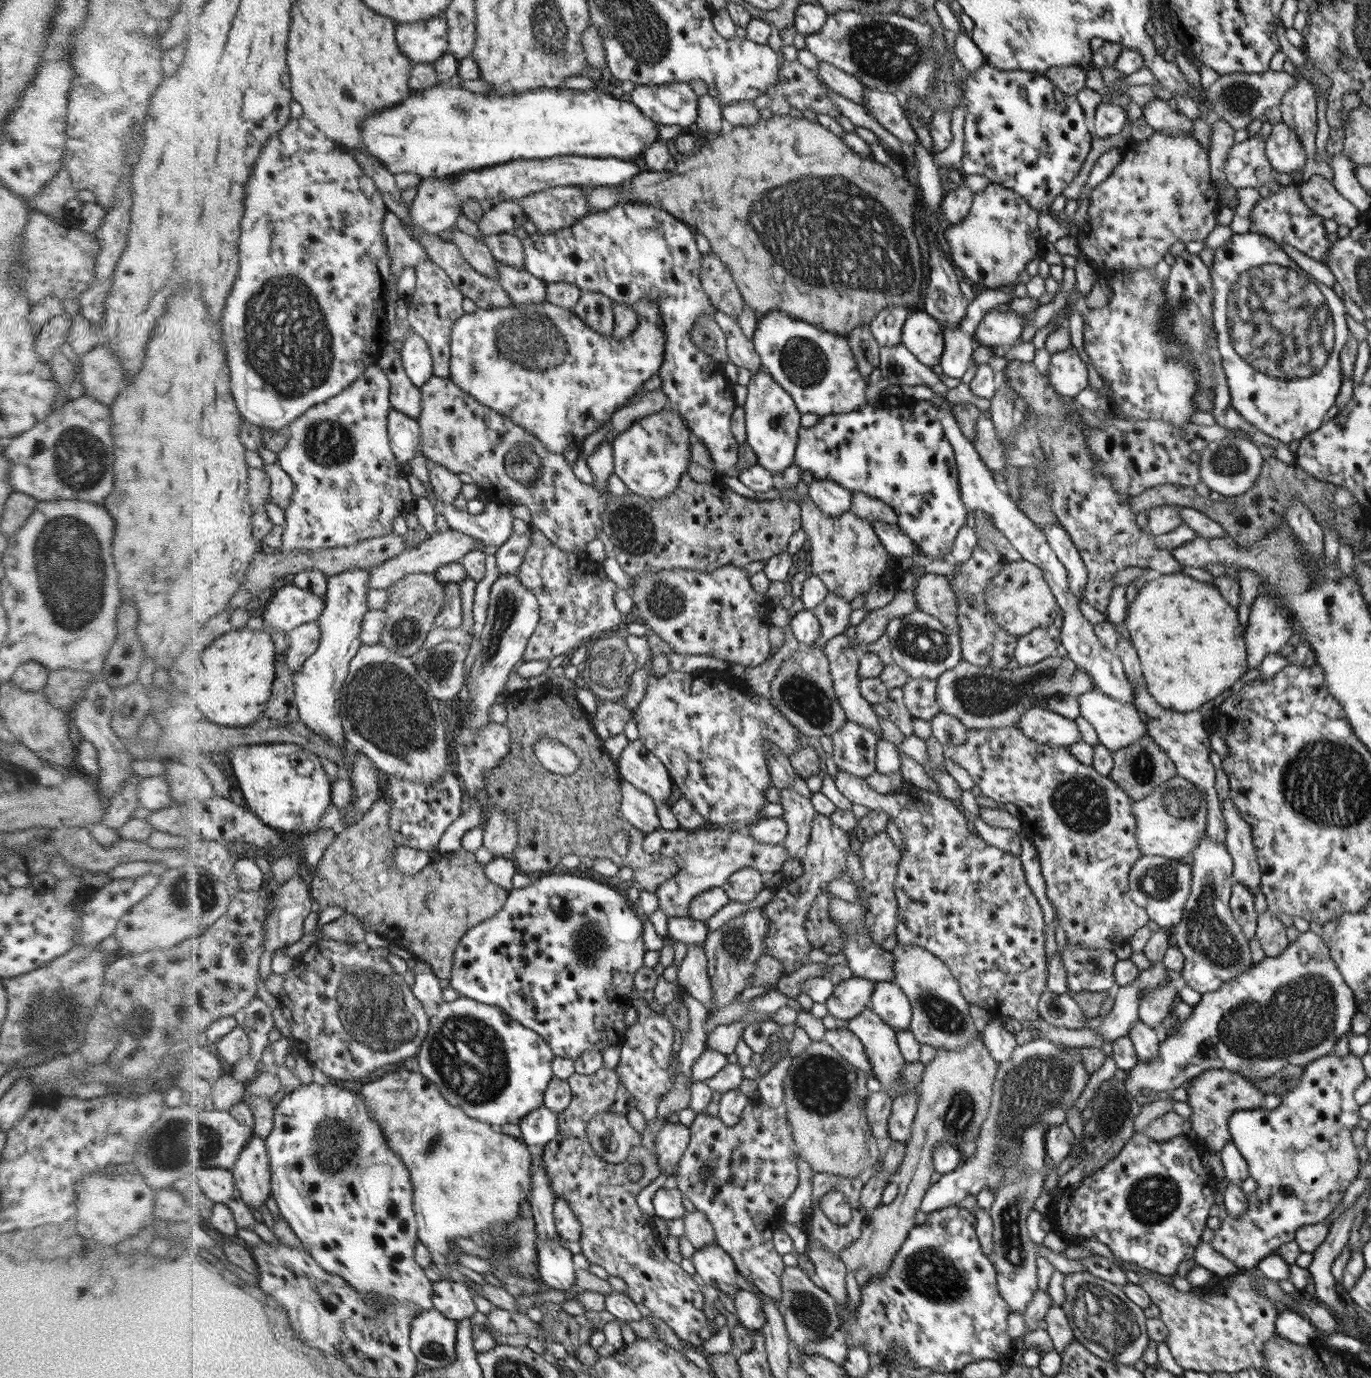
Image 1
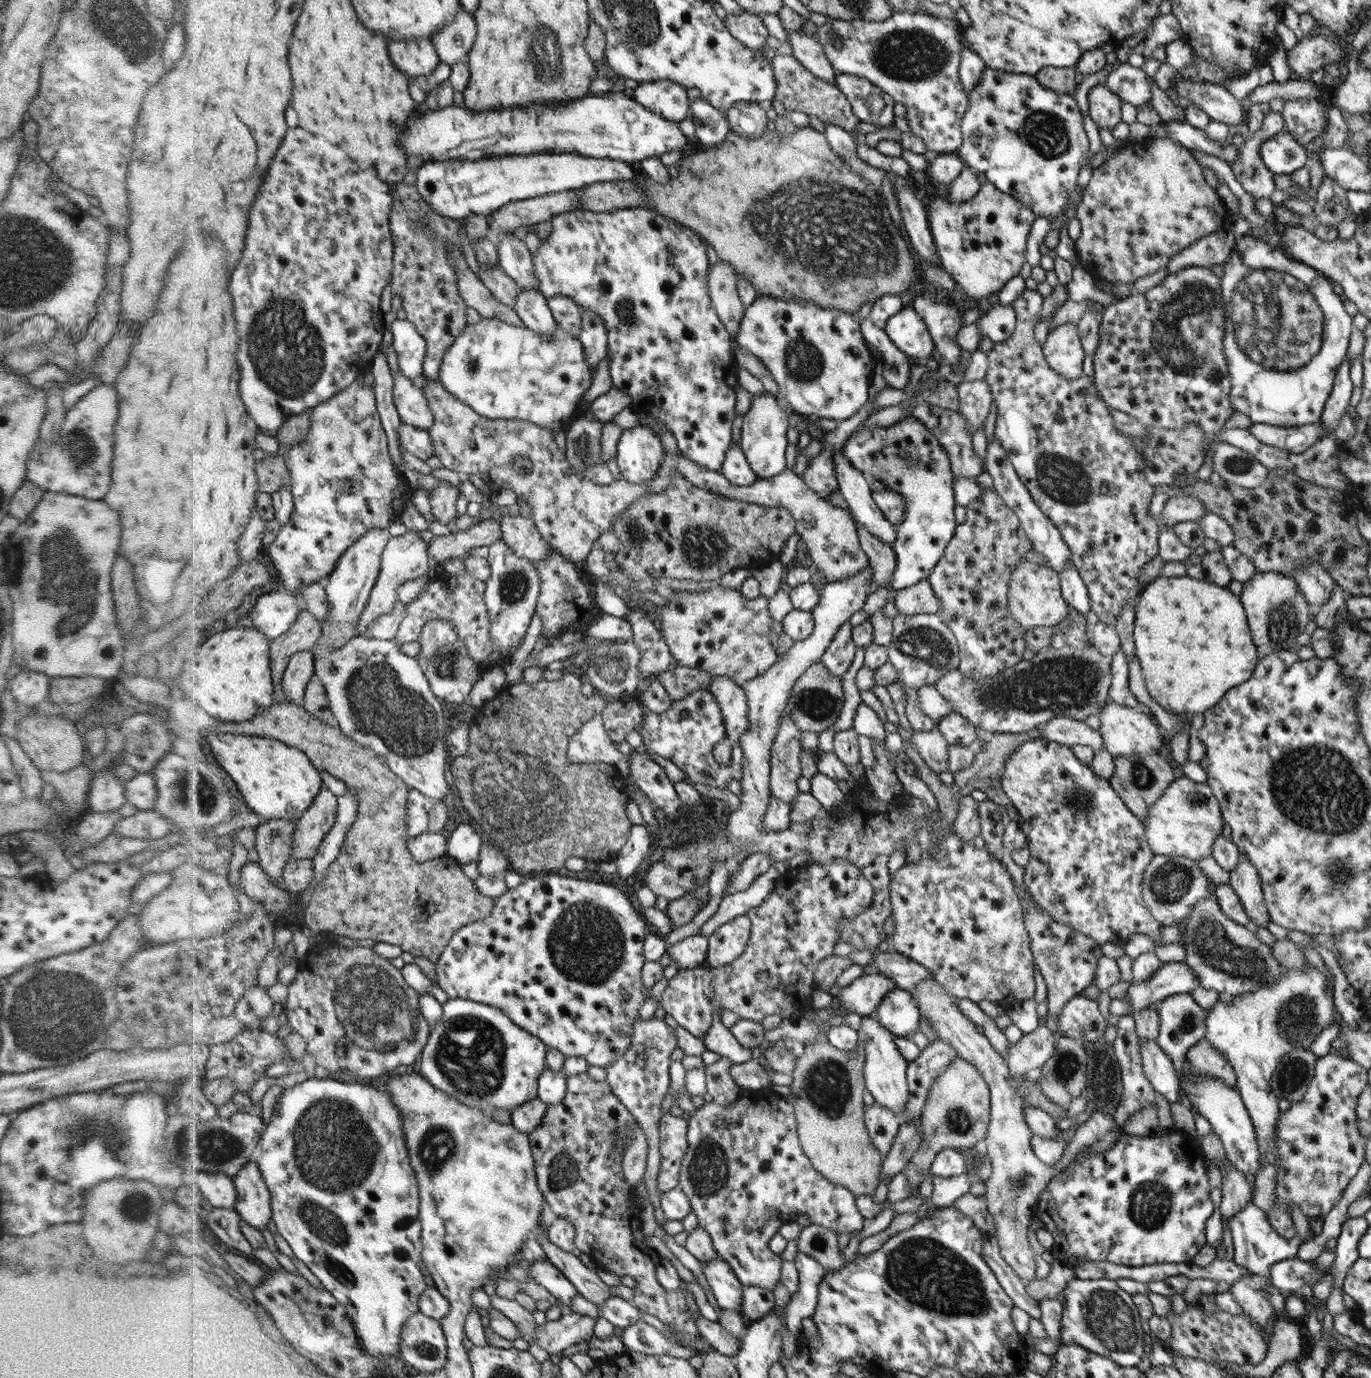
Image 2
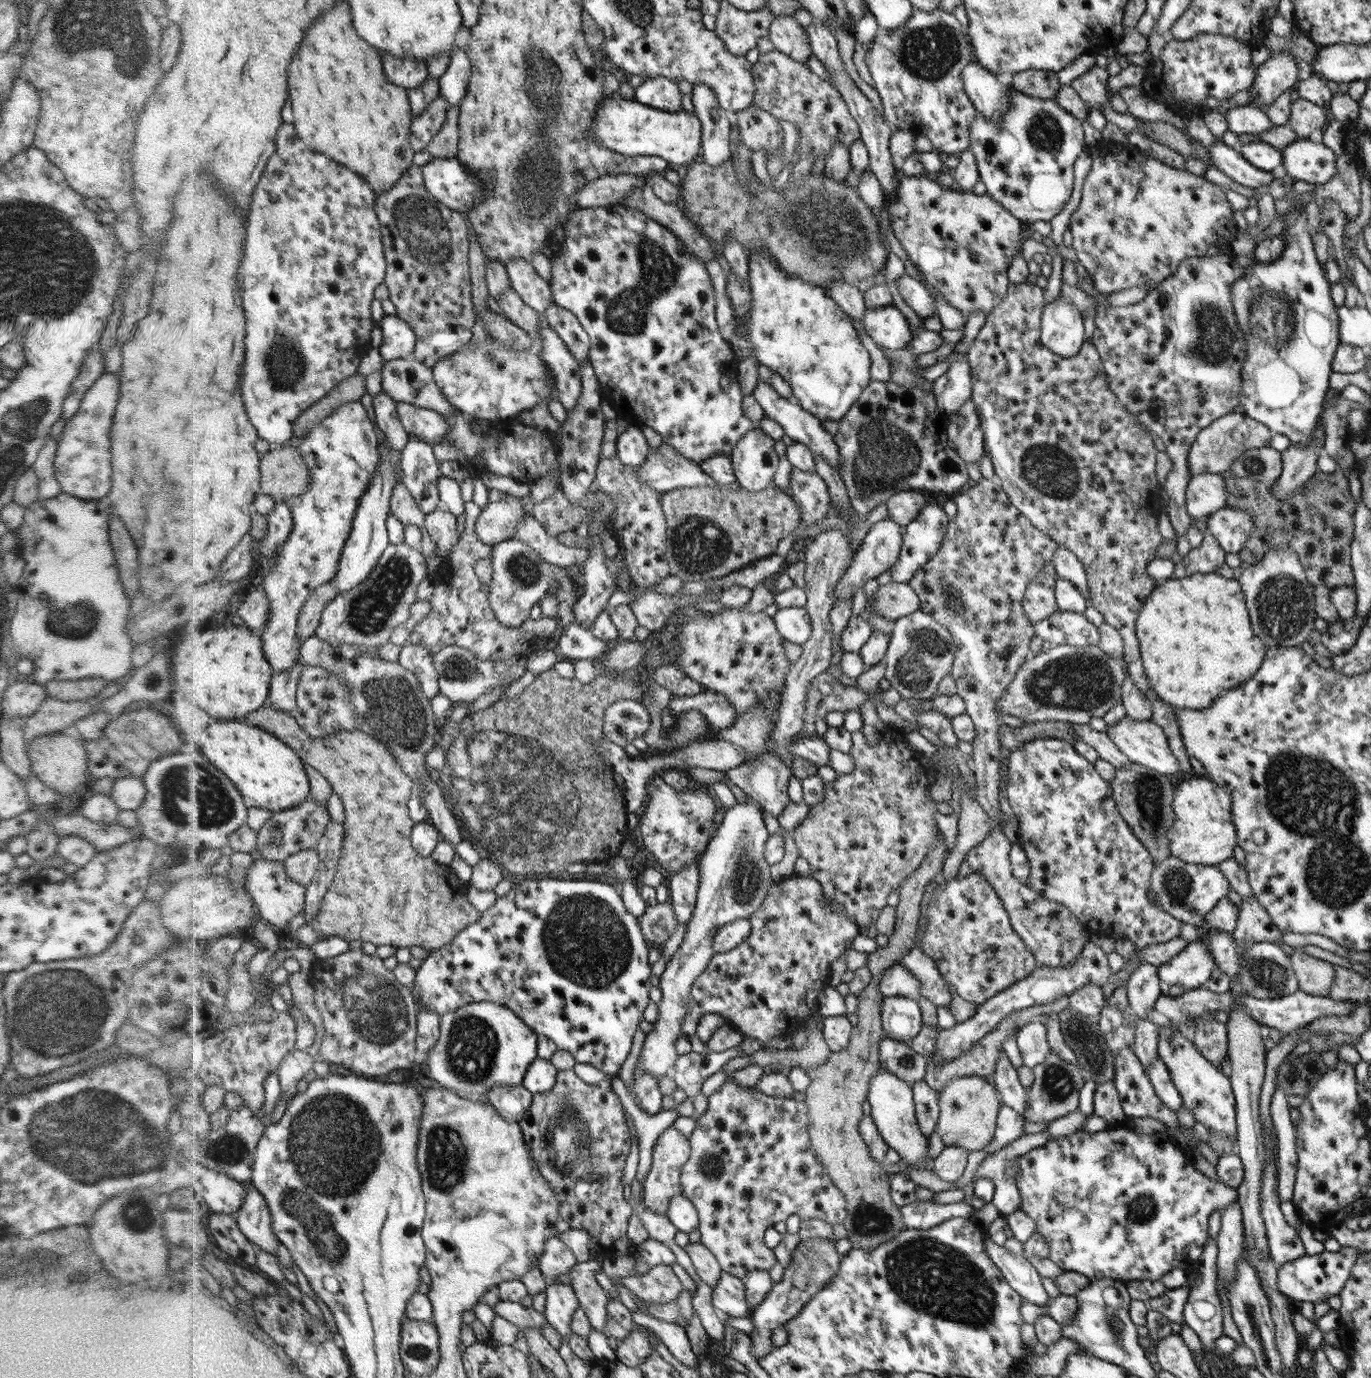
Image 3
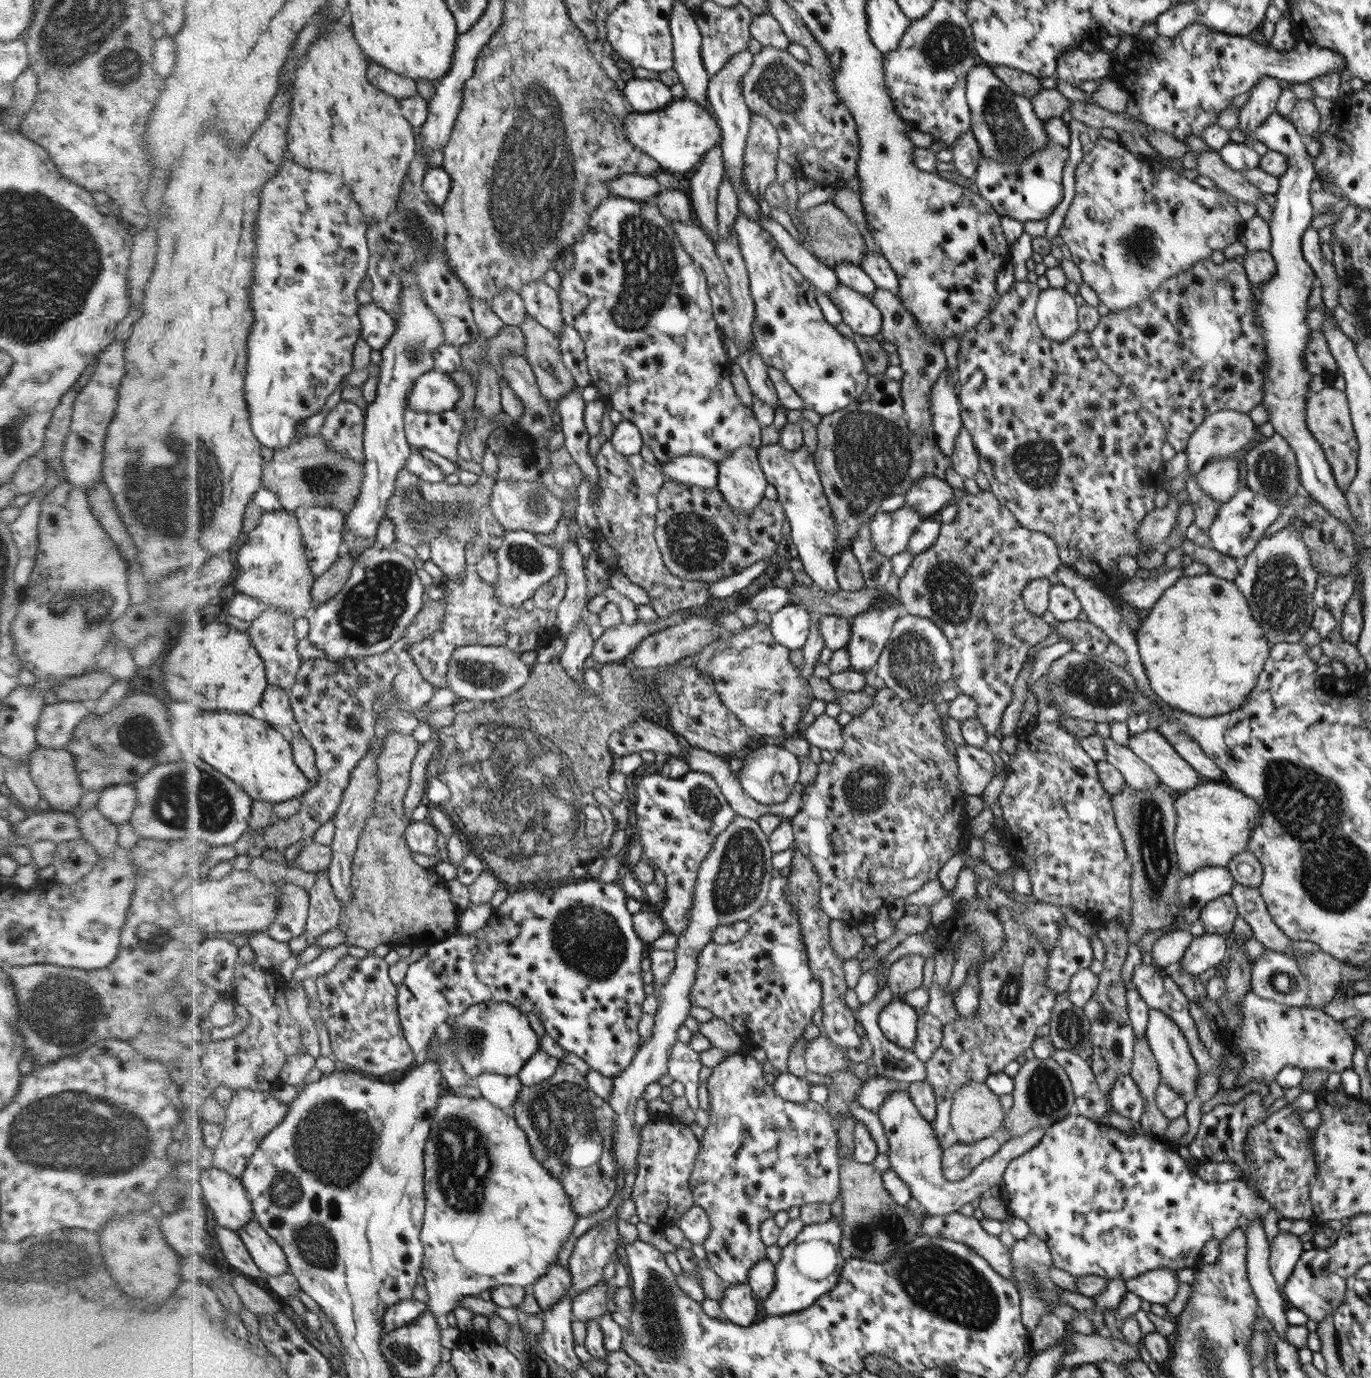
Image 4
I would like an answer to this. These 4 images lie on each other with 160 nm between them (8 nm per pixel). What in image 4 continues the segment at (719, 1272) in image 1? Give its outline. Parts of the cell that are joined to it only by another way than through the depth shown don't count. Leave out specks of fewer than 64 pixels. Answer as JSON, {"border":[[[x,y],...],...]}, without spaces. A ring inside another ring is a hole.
{"border":[[[747,1282],[729,1285],[725,1295],[718,1302],[722,1310],[721,1317],[732,1323],[747,1327],[758,1320],[756,1316],[758,1316],[760,1304],[753,1297]]]}

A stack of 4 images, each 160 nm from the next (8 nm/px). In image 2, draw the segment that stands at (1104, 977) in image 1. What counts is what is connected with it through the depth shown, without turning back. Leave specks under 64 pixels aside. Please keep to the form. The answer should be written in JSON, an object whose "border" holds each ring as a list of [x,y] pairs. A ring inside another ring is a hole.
{"border":[[[1016,884],[1016,891],[1020,891],[1020,899],[1024,899],[1024,911],[1027,912],[1027,930],[1028,930],[1029,934],[1031,934],[1031,940],[1033,941],[1033,950],[1034,950],[1035,956],[1036,956],[1036,963],[1038,963],[1038,966],[1040,967],[1040,972],[1042,973],[1042,976],[1044,977],[1044,980],[1045,980],[1045,983],[1046,983],[1046,986],[1047,986],[1047,998],[1048,998],[1048,1008],[1047,1008],[1047,1012],[1048,1012],[1048,1020],[1046,1020],[1046,1025],[1048,1025],[1048,1029],[1052,1032],[1052,1034],[1055,1034],[1055,1036],[1057,1038],[1062,1038],[1059,1035],[1056,1035],[1056,1025],[1058,1025],[1058,1015],[1060,1015],[1060,1012],[1062,1010],[1062,1007],[1072,997],[1075,997],[1076,995],[1080,996],[1080,992],[1081,992],[1082,989],[1094,986],[1093,980],[1094,980],[1094,977],[1097,975],[1098,964],[1100,964],[1100,958],[1102,958],[1104,956],[1104,954],[1102,953],[1101,946],[1098,945],[1096,942],[1094,942],[1094,939],[1093,938],[1090,938],[1088,936],[1084,936],[1084,934],[1080,934],[1080,932],[1076,932],[1076,930],[1074,930],[1074,928],[1068,928],[1068,926],[1066,926],[1066,924],[1060,924],[1060,922],[1056,922],[1056,920],[1054,920],[1054,918],[1052,918],[1052,916],[1050,916],[1050,914],[1048,914],[1048,912],[1046,912],[1046,910],[1044,910],[1044,908],[1042,908],[1042,906],[1039,906],[1038,905],[1038,902],[1032,902],[1032,900],[1030,900],[1030,898],[1028,898],[1028,896],[1026,896],[1026,894],[1024,894],[1024,892],[1022,892],[1022,888],[1020,888],[1020,886],[1018,886],[1018,884]]]}

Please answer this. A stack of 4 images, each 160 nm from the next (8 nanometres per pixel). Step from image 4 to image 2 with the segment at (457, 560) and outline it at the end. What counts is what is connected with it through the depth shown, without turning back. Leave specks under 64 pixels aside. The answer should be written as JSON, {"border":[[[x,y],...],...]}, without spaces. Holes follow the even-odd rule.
{"border":[[[437,480],[437,488],[428,494],[429,511],[436,515],[440,524],[452,527],[456,520],[456,499],[460,492],[444,480]]]}

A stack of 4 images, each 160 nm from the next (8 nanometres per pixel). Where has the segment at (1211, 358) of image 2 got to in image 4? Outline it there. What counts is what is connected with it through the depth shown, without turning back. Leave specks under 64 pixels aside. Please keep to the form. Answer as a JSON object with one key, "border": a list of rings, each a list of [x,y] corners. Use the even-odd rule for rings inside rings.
{"border":[[[1206,258],[1183,273],[1164,281],[1158,290],[1143,298],[1138,305],[1121,311],[1110,311],[1106,316],[1100,317],[1099,323],[1094,330],[1090,331],[1091,341],[1098,349],[1099,357],[1119,375],[1120,382],[1123,382],[1124,386],[1127,386],[1132,394],[1136,395],[1139,402],[1143,403],[1143,407],[1168,428],[1168,443],[1174,447],[1176,453],[1184,453],[1187,450],[1190,436],[1210,414],[1220,410],[1234,410],[1249,414],[1263,401],[1269,364],[1267,363],[1267,344],[1263,336],[1262,325],[1257,318],[1255,302],[1257,300],[1250,285],[1250,277],[1244,266],[1234,258],[1226,259],[1222,264],[1215,264],[1210,258]],[[1186,536],[1182,542],[1183,553],[1189,555],[1194,562],[1201,562],[1208,566],[1208,574],[1219,576],[1220,578],[1231,579],[1238,574],[1240,563],[1233,556],[1222,554],[1213,550],[1208,552],[1200,551],[1192,541],[1188,541]]]}

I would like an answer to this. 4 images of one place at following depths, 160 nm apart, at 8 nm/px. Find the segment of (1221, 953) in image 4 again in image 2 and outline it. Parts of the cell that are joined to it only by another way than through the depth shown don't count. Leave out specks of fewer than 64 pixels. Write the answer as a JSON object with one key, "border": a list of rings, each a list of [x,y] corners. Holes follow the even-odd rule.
{"border":[[[1168,962],[1156,971],[1153,976],[1144,982],[1131,982],[1128,987],[1128,992],[1125,999],[1130,1001],[1134,1011],[1140,1011],[1148,1008],[1151,1003],[1159,1004],[1165,998],[1173,994],[1190,993],[1194,988],[1198,988],[1199,978],[1193,973],[1193,970],[1188,970],[1186,962]]]}

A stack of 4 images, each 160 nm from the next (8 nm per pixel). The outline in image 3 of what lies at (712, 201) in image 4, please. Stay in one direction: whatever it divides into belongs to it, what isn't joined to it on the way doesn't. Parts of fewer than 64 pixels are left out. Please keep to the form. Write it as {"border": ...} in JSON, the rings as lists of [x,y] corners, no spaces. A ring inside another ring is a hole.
{"border":[[[694,83],[691,100],[695,115],[702,123],[702,158],[720,166],[731,156],[731,114],[724,110],[706,83]]]}

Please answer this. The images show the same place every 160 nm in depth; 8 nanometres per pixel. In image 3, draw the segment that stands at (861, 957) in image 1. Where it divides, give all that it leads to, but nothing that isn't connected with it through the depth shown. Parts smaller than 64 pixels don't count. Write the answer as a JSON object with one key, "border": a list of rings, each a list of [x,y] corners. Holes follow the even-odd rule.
{"border":[[[920,943],[908,952],[900,961],[900,966],[904,966],[908,971],[915,974],[920,979],[921,996],[931,1000],[936,1007],[948,1007],[952,1000],[949,988],[945,983],[940,971],[937,970],[934,960],[930,960],[922,952]],[[1006,1053],[999,1057],[998,1068],[993,1074],[993,1086],[998,1091],[1002,1104],[1016,1110],[1023,1118],[1027,1107],[1027,1090],[1022,1087],[1018,1073]]]}

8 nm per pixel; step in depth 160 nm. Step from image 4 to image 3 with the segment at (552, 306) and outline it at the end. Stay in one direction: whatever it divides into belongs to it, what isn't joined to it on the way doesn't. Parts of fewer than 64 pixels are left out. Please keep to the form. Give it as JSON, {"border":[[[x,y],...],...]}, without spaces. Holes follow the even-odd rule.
{"border":[[[515,258],[505,267],[511,288],[520,295],[524,304],[544,315],[555,302],[551,283],[527,259]]]}

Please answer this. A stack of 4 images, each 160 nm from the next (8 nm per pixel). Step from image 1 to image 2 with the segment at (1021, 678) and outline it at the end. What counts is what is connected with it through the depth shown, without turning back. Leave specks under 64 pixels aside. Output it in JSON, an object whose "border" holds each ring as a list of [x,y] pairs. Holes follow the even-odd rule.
{"border":[[[1064,645],[1060,649],[1044,649],[1036,653],[1030,660],[1022,660],[1011,669],[994,676],[986,676],[978,681],[968,678],[958,669],[942,675],[935,685],[938,692],[952,703],[954,712],[964,715],[981,733],[1027,733],[1039,727],[1055,716],[1067,716],[1084,721],[1092,714],[1100,712],[1110,700],[1108,690],[1112,683],[1110,659],[1105,657],[1096,647],[1077,649]]]}

